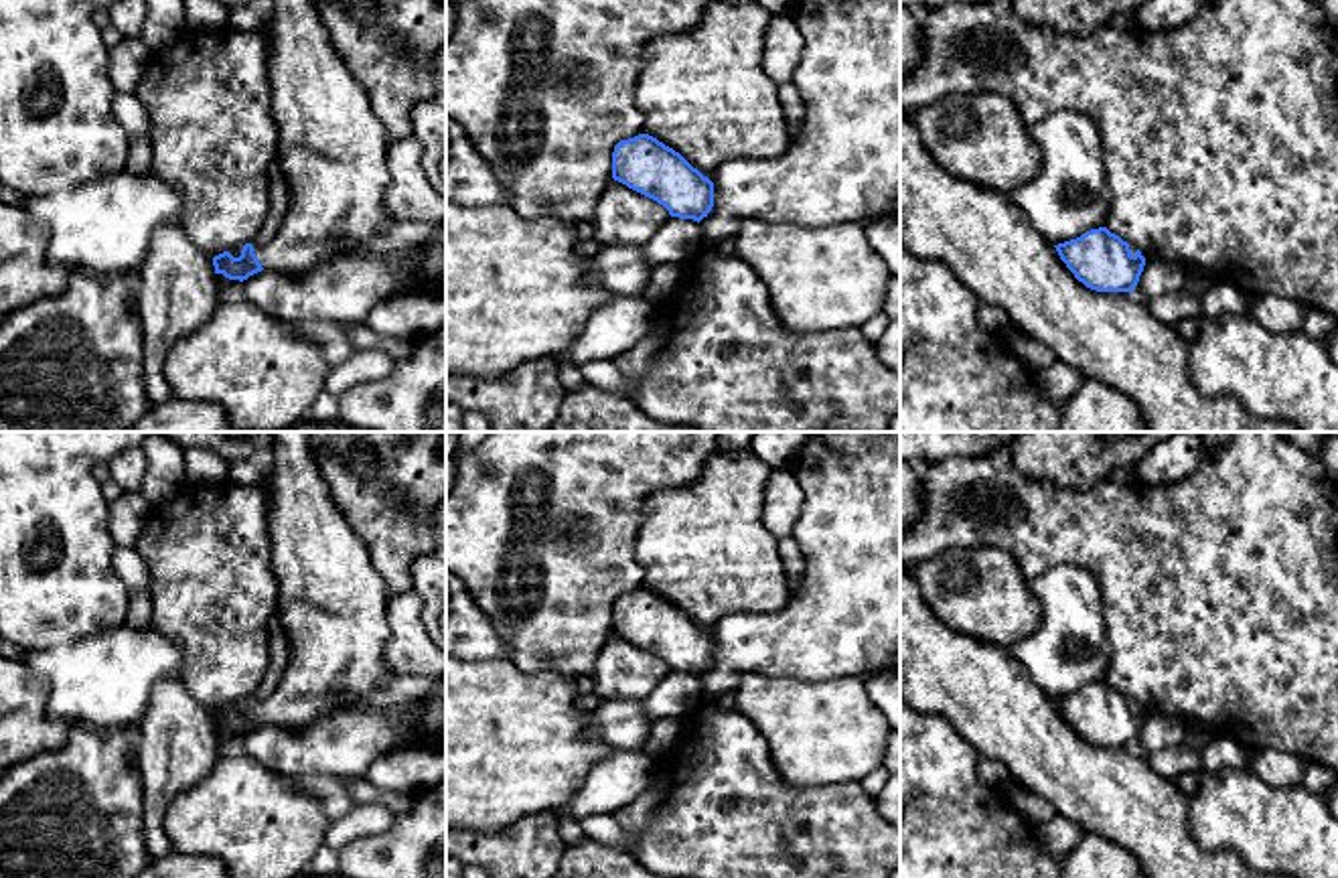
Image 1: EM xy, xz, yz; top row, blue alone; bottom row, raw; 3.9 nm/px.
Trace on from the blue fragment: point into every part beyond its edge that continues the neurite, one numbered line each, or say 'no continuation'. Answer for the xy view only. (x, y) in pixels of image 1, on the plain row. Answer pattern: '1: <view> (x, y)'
1: xy (333, 605)

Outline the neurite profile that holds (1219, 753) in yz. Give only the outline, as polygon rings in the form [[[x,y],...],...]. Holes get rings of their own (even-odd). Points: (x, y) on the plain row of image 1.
[[[1214,736],[1198,748],[1202,769],[1220,771],[1249,764],[1249,750],[1226,736]]]

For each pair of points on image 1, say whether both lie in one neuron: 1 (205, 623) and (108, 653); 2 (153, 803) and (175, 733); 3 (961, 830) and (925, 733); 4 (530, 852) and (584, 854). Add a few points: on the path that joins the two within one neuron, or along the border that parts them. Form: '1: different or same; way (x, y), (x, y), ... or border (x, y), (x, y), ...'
1: different; border (151, 621), (181, 647), (181, 678)
2: same; way (161, 785), (175, 751)
3: same; way (937, 806), (925, 789), (925, 757)
4: different; border (566, 846), (560, 856)

